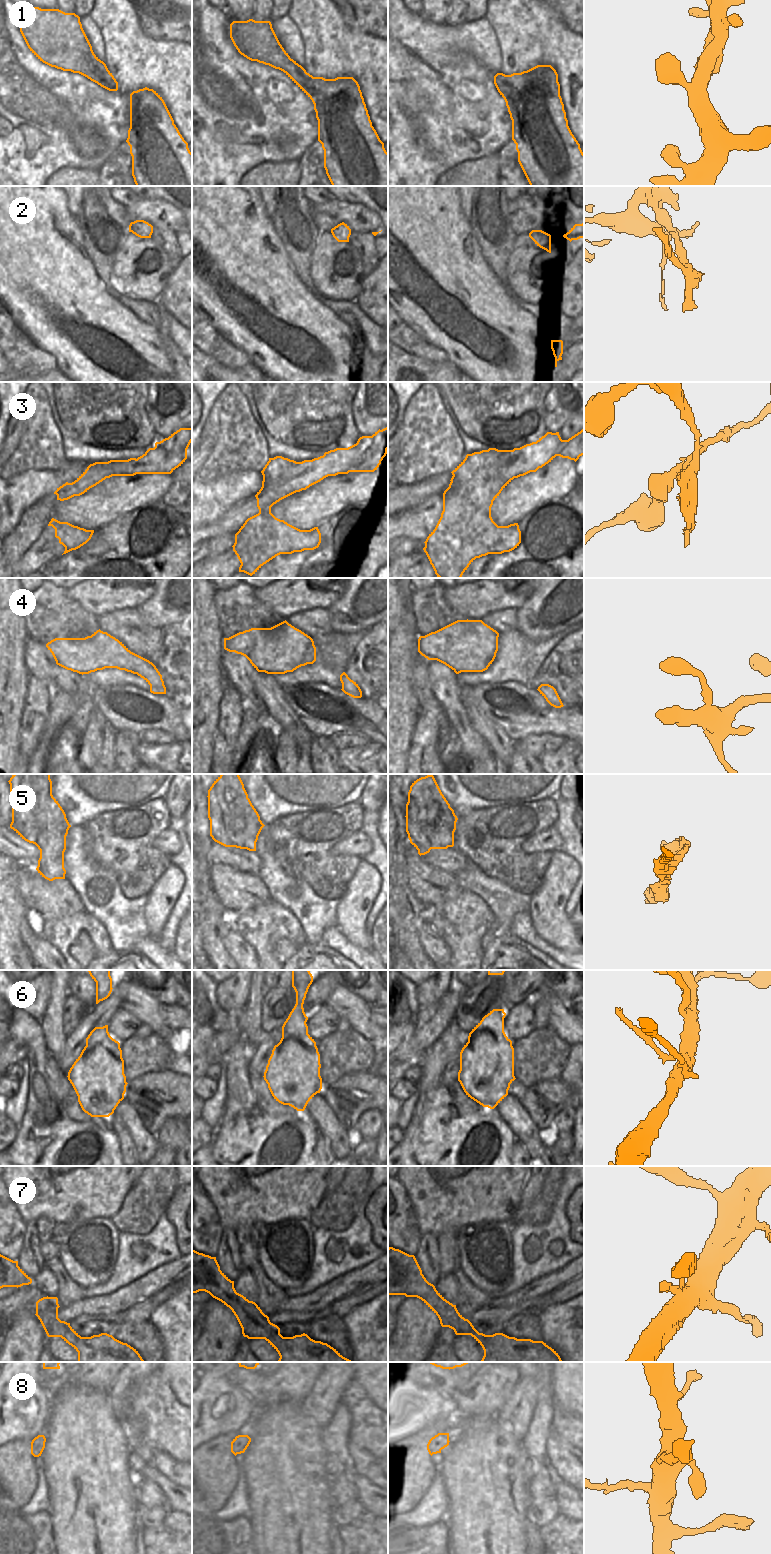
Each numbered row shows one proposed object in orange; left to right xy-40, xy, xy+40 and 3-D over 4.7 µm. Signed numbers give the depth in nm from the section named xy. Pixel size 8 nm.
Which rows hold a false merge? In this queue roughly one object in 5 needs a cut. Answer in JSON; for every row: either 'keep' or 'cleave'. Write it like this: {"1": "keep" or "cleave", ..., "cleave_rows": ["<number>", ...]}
{"1": "keep", "2": "cleave", "3": "cleave", "4": "keep", "5": "cleave", "6": "keep", "7": "keep", "8": "keep", "cleave_rows": ["2", "3", "5"]}

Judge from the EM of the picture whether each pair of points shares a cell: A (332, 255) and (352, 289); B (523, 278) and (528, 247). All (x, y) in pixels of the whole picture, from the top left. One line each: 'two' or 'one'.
A: one
B: one

